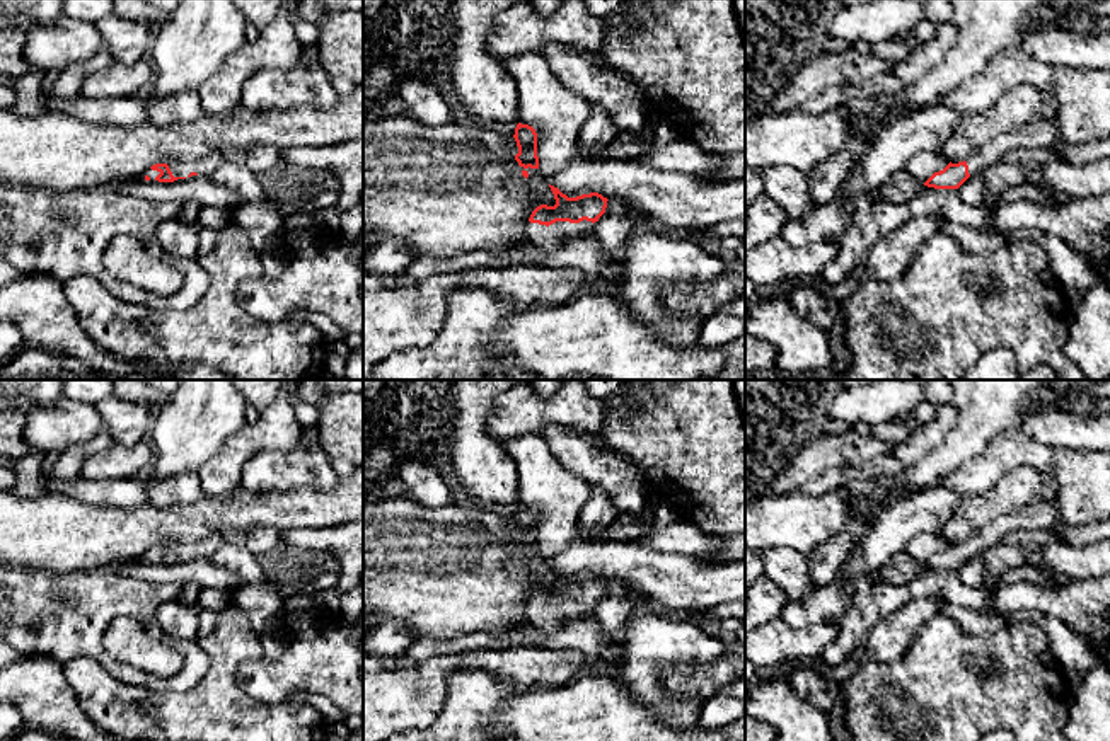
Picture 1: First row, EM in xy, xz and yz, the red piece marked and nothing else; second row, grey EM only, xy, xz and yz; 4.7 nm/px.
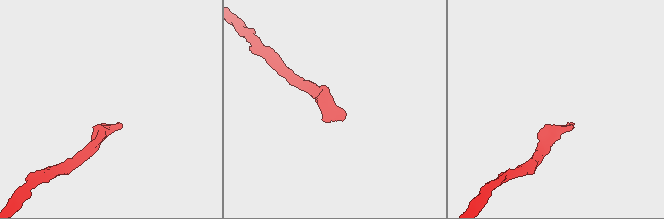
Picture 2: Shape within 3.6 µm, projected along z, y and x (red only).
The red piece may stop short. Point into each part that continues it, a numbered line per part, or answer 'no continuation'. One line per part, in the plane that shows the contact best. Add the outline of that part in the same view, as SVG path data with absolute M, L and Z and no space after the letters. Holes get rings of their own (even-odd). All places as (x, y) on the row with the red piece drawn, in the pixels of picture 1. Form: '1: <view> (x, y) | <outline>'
1: xz (548, 239) | M556 221L549 227L530 223L527 225L525 235L527 242L535 245L542 252L554 252L559 245L573 238L593 237L597 221Z

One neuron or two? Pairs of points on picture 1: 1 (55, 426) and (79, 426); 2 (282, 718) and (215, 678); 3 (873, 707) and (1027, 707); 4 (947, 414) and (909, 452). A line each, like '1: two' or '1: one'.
1: one
2: one
3: one
4: one

